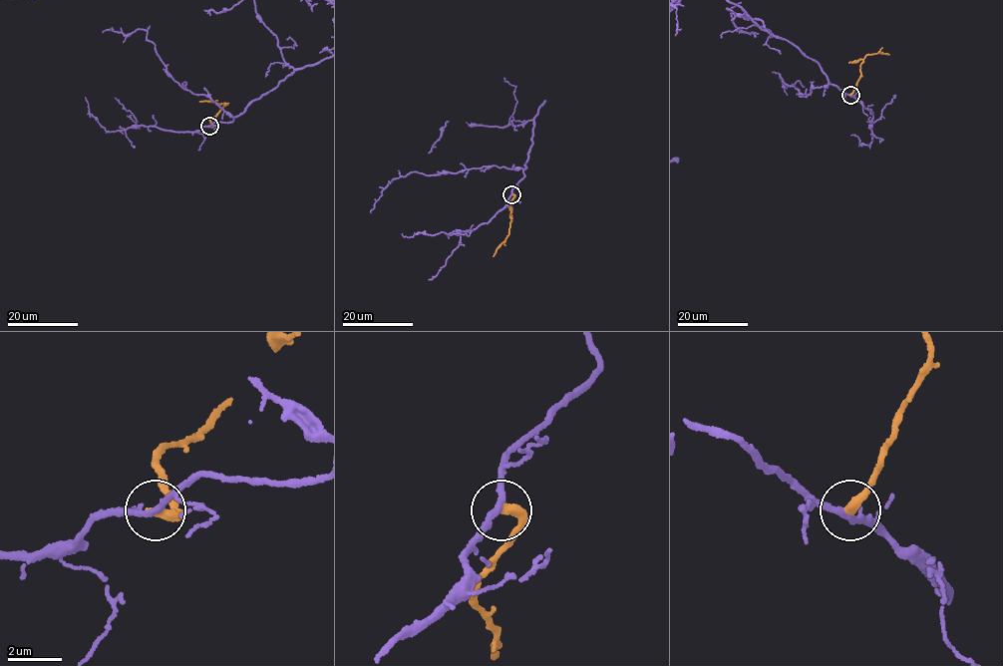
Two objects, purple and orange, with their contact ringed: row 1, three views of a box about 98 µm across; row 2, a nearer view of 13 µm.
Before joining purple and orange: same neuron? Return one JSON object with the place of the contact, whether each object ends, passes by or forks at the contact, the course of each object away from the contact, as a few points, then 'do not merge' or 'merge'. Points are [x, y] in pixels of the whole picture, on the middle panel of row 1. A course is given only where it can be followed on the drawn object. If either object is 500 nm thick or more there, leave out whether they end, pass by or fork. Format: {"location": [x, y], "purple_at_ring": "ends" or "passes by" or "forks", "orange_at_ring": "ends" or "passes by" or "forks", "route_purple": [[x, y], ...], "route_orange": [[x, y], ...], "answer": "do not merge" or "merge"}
{"location": [511, 194], "purple_at_ring": "passes by", "orange_at_ring": "ends", "route_orange": [[512, 194], [508, 206], [508, 235], [493, 256]], "answer": "do not merge"}

